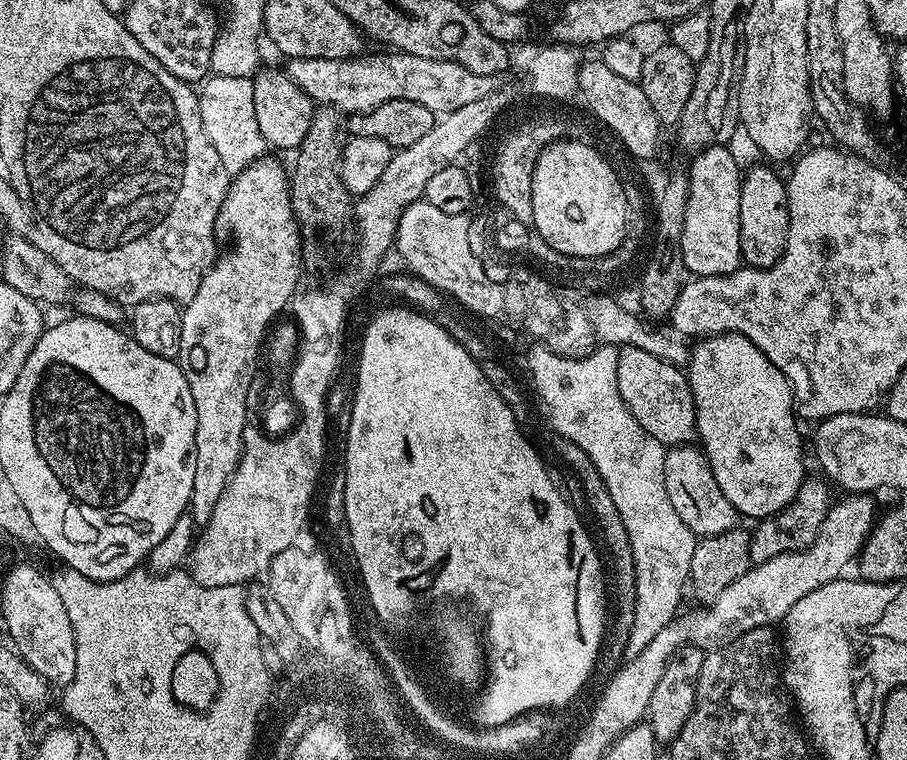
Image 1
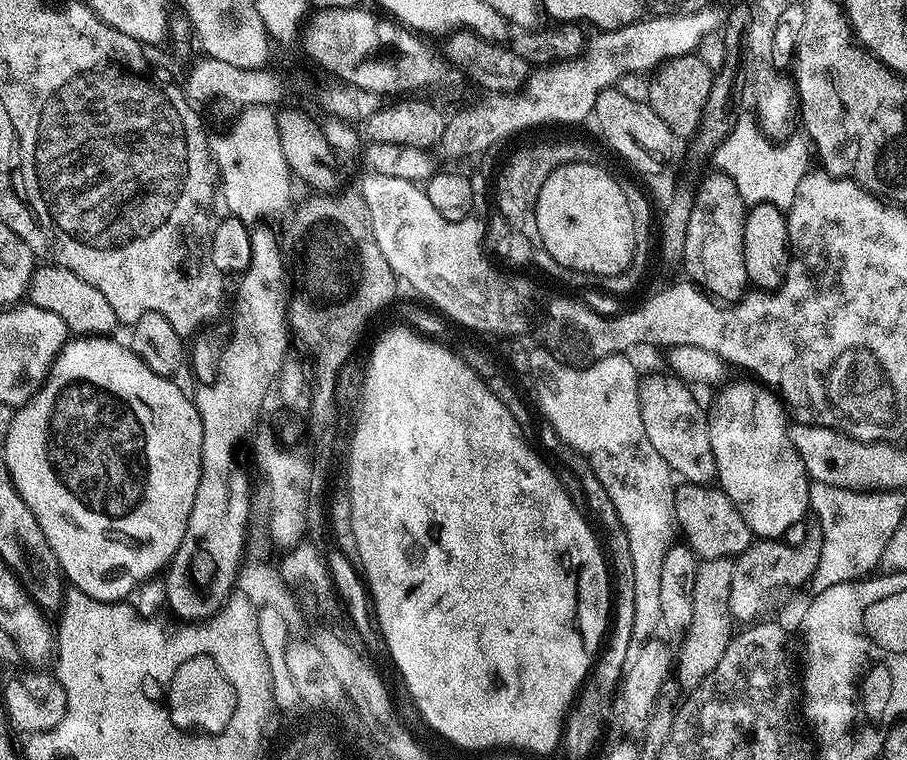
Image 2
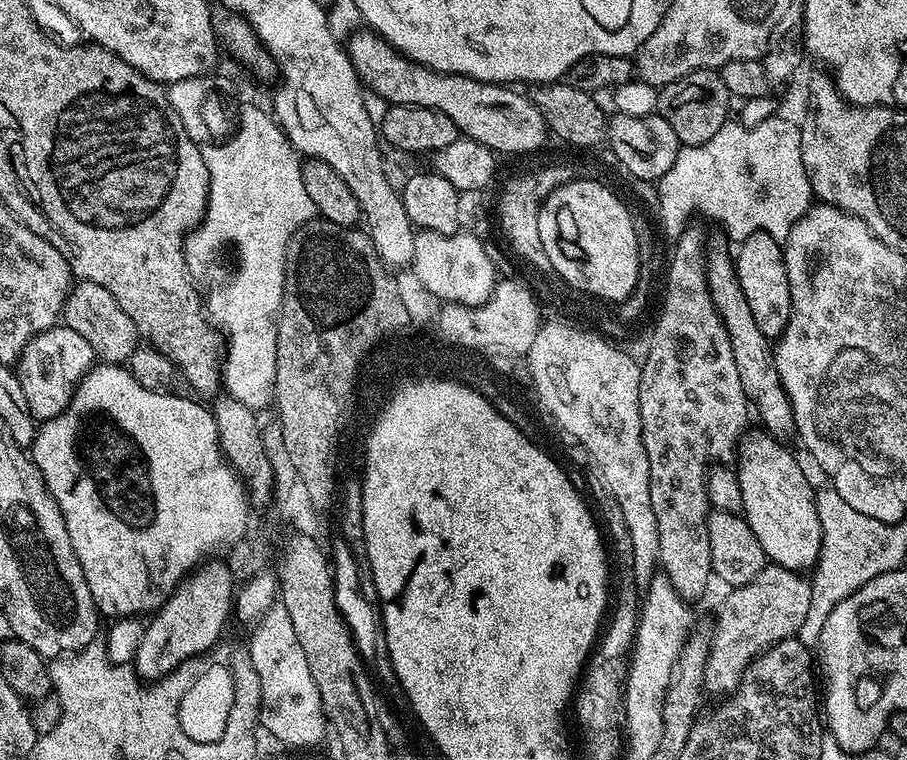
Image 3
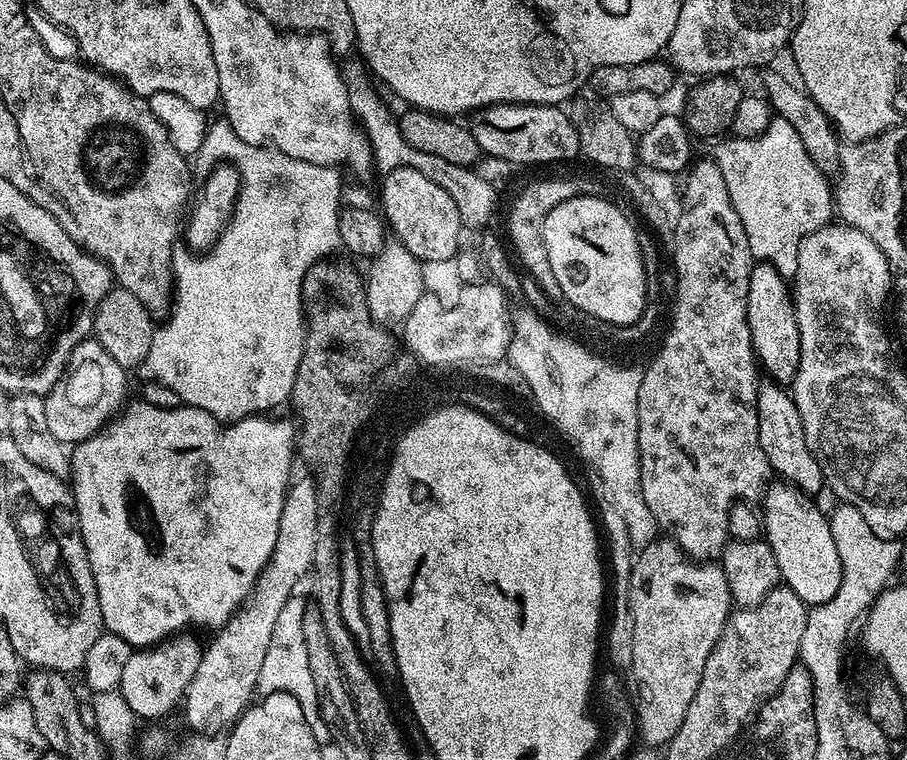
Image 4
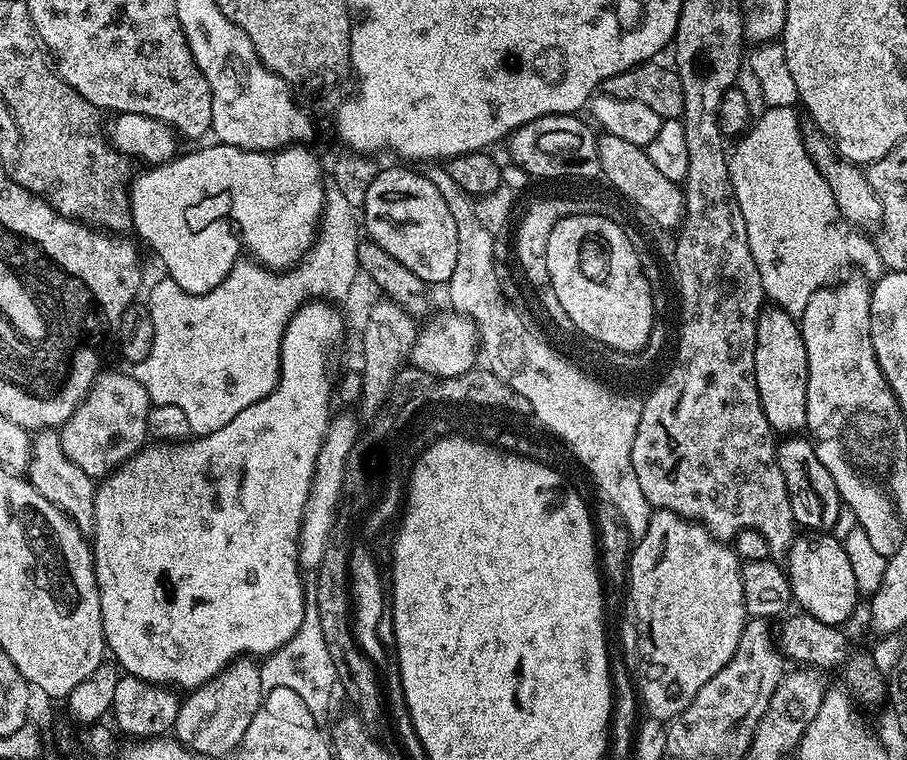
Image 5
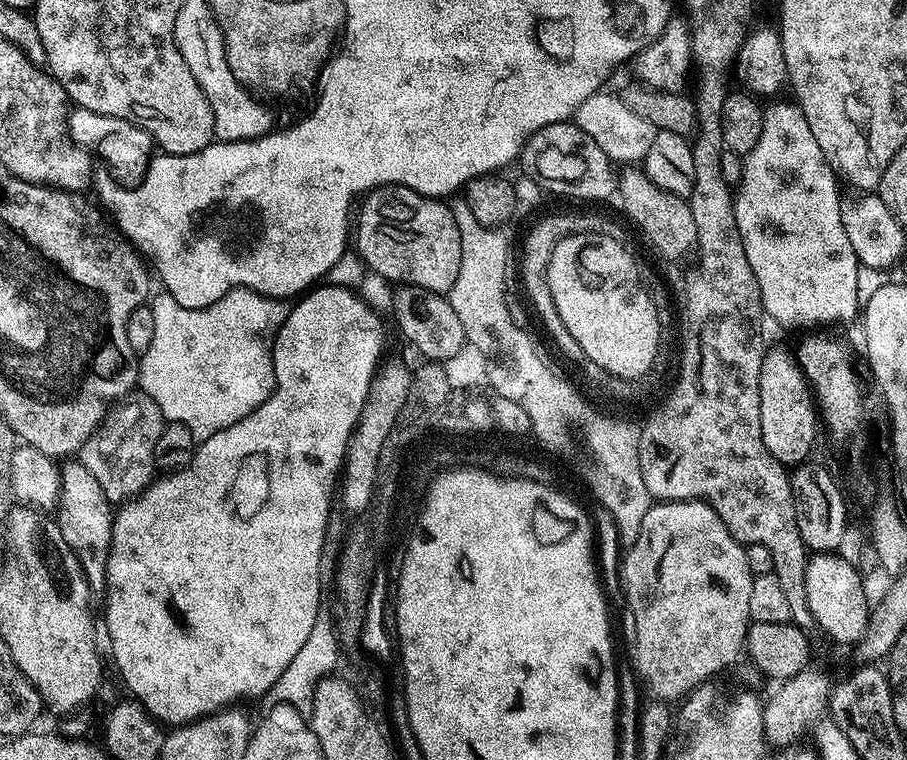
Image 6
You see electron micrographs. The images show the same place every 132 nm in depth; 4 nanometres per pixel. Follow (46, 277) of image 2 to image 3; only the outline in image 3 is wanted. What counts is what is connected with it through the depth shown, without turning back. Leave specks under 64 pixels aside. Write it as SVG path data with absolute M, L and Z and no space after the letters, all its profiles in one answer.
M77 279L73 283L64 300L62 324L82 334L82 338L90 342L95 359L106 364L127 365L134 350L142 344L142 337L130 319L130 314L126 314L126 310L118 306L118 298L114 298L110 290L98 286L98 282Z

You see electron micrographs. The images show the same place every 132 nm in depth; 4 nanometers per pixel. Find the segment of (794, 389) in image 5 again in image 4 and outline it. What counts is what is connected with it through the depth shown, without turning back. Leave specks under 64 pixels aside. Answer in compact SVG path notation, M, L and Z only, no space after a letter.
M763 262L753 263L750 270L750 290L748 291L748 325L752 348L763 375L777 384L791 385L800 365L800 335L796 302L789 281L774 266Z

